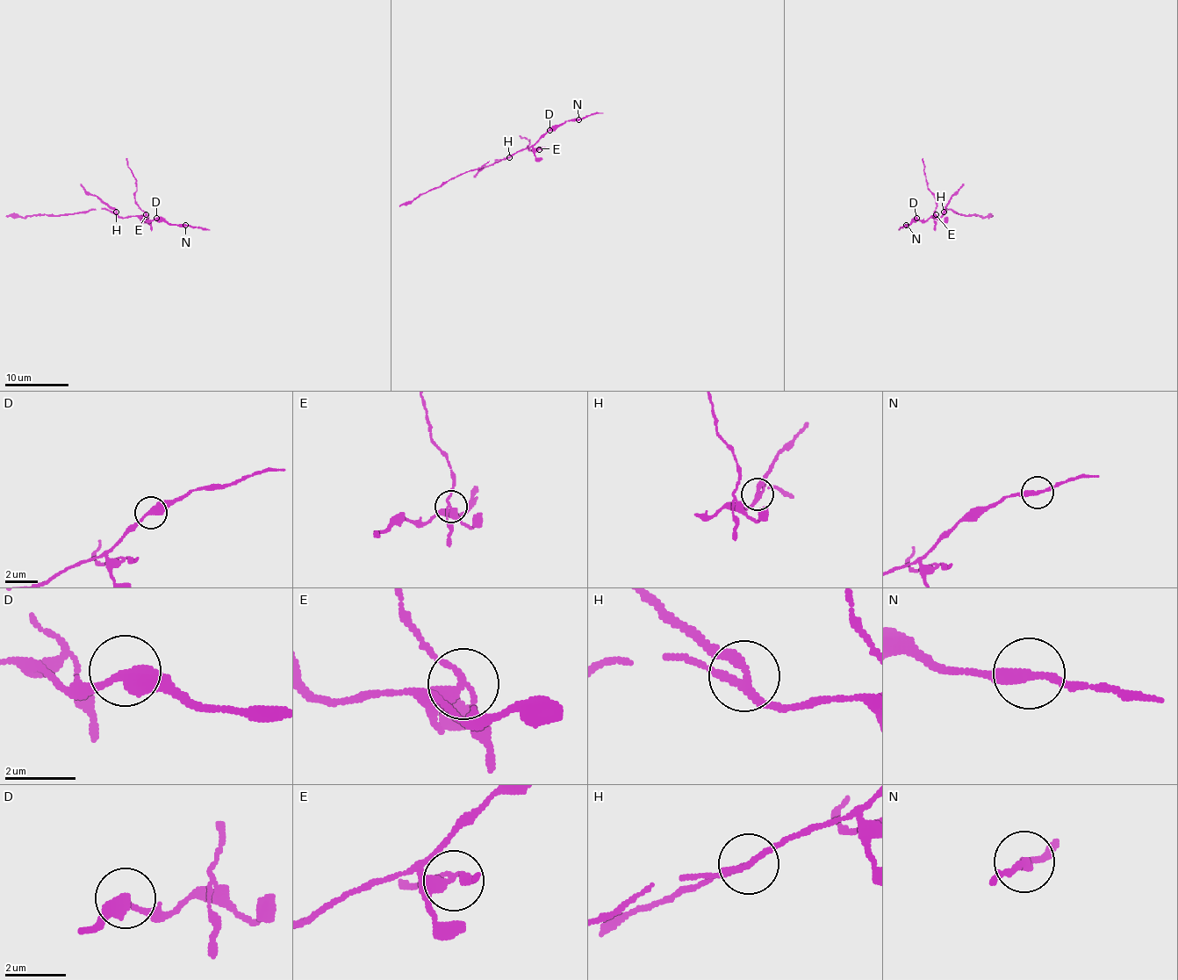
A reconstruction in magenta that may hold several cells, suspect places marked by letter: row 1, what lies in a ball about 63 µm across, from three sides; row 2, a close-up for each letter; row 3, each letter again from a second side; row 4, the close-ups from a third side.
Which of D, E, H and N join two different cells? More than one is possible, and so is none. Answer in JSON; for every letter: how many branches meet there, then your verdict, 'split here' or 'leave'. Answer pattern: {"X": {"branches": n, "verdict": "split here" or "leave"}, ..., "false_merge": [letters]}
{"D": {"branches": 2, "verdict": "leave"}, "E": {"branches": 3, "verdict": "split here"}, "H": {"branches": 2, "verdict": "split here"}, "N": {"branches": 2, "verdict": "leave"}, "false_merge": ["E", "H"]}

